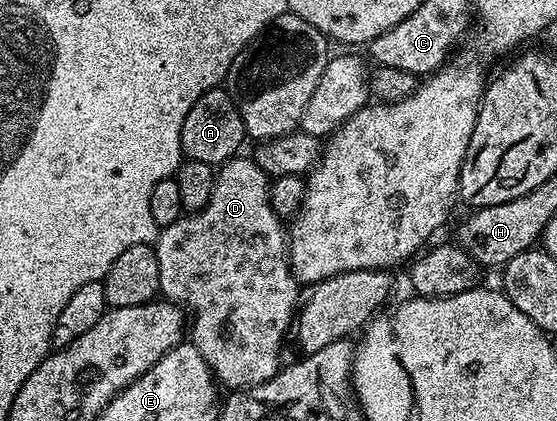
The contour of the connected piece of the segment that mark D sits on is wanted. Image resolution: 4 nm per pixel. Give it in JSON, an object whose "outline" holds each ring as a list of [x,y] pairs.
{"outline":[[[244,157],[229,158],[223,163],[216,170],[216,183],[206,205],[163,227],[154,243],[160,294],[181,308],[196,310],[190,341],[202,352],[215,381],[232,390],[247,390],[249,386],[262,384],[282,369],[280,345],[284,333],[287,330],[289,333],[293,325],[298,305],[298,283],[288,264],[286,226],[270,205],[270,179],[256,161]]]}

